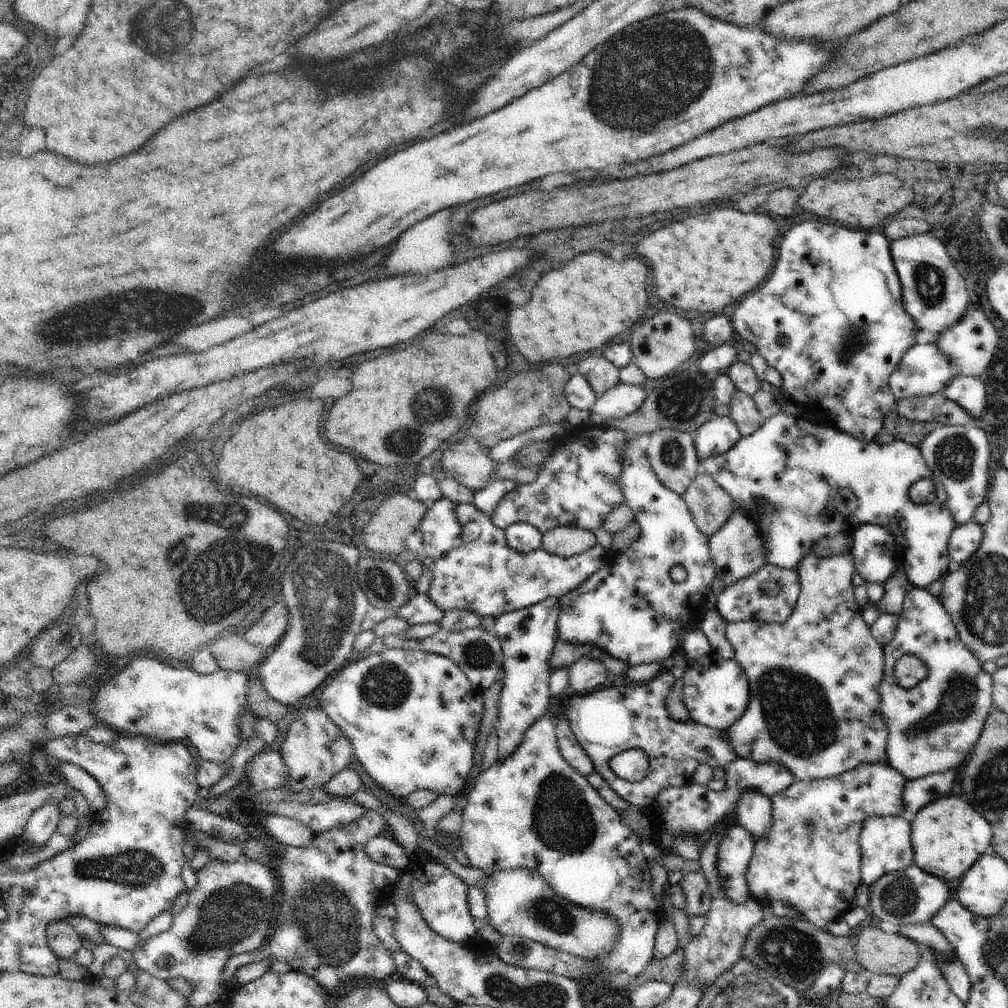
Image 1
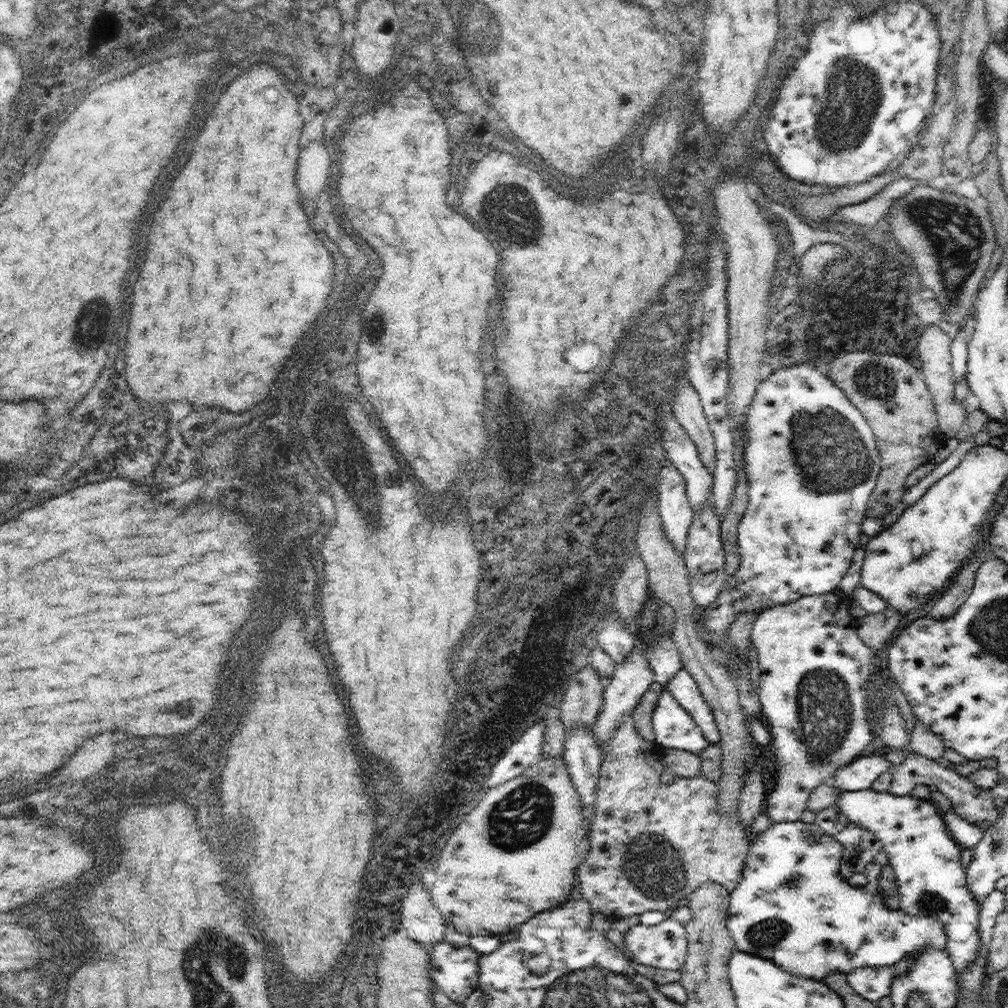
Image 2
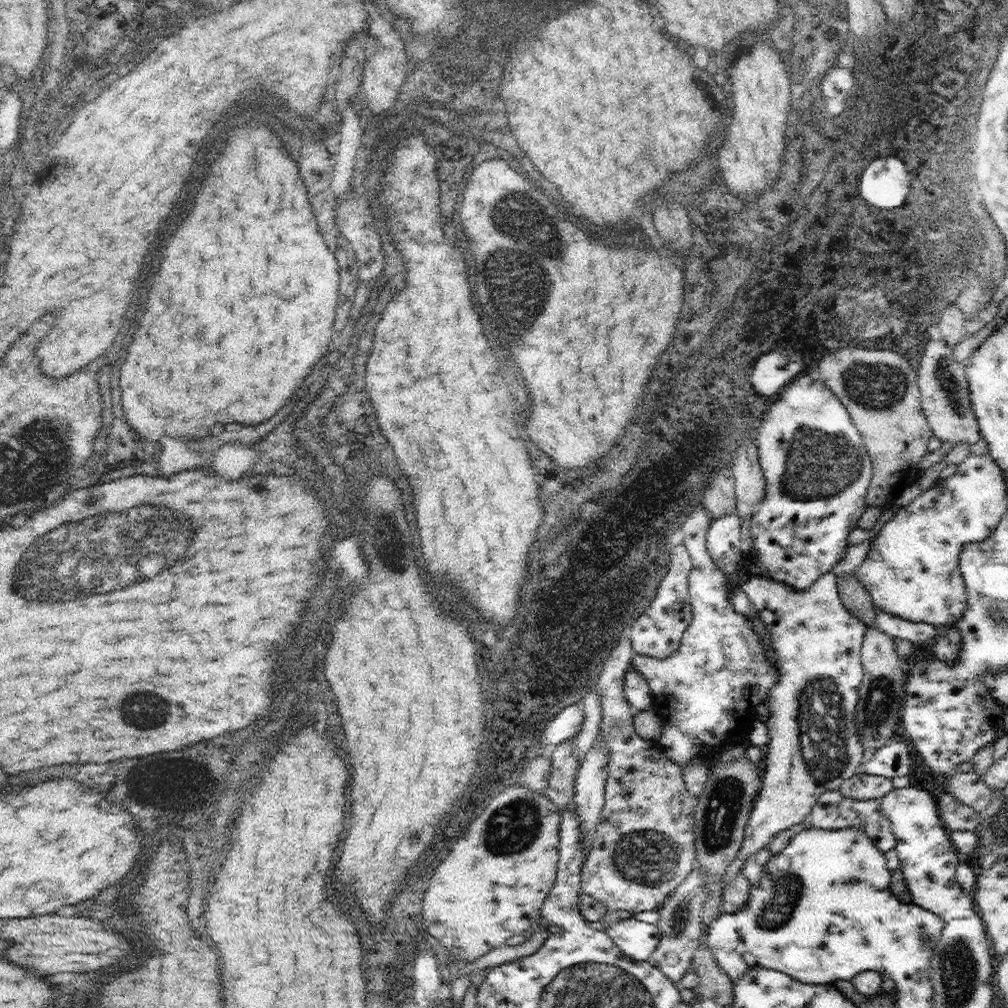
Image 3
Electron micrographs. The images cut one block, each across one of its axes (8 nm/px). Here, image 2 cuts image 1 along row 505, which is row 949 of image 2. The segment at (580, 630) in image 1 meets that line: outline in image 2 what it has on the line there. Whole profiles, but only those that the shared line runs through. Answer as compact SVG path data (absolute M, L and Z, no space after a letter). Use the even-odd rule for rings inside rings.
M673 918L655 926L635 924L623 934L623 946L635 964L679 970L687 956L685 926Z

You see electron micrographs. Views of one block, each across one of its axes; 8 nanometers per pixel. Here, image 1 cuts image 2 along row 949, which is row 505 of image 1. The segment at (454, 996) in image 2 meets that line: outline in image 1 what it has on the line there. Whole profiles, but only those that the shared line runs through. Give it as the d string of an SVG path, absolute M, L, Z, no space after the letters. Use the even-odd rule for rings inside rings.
M439 498L429 506L419 524L419 532L423 534L421 564L433 576L427 602L437 610L467 610L477 612L481 618L499 618L535 606L545 598L565 596L603 566L603 556L607 552L595 544L571 558L553 556L543 548L519 554L507 548L505 532L495 528L487 514L481 514L473 504L455 504L445 498Z

